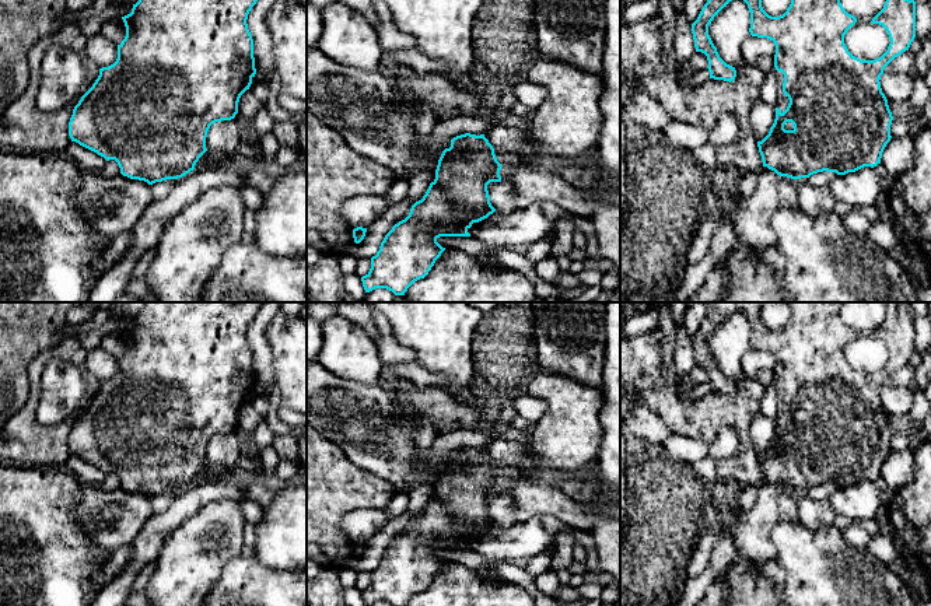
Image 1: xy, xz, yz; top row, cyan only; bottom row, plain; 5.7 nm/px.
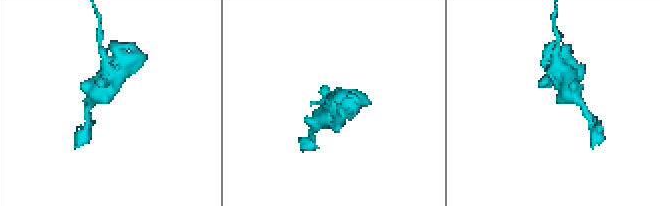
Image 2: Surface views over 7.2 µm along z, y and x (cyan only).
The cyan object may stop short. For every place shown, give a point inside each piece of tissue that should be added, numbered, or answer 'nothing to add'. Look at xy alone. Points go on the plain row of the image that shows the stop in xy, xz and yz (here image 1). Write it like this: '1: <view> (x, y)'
nothing to add

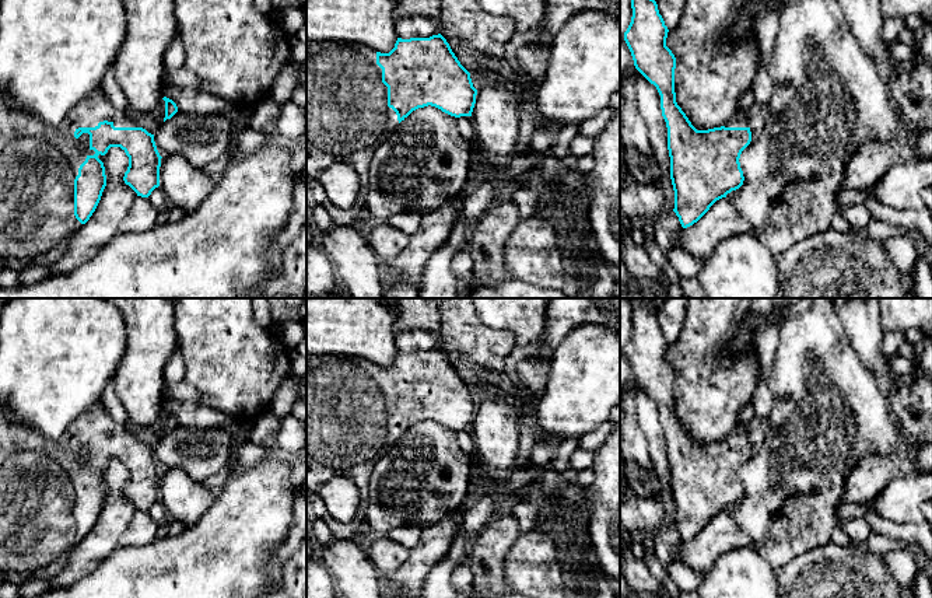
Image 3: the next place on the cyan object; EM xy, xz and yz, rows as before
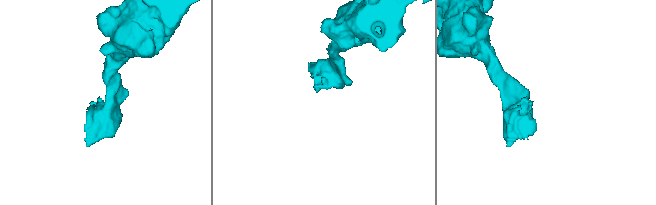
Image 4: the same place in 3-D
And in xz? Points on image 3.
1: xz (347, 430)

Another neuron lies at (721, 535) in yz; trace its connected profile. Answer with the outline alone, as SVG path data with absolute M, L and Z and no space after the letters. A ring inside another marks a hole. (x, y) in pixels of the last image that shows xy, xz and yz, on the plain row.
M722 511L697 536L682 542L672 563L684 563L705 574L722 553L750 545L750 536L736 527L726 511Z

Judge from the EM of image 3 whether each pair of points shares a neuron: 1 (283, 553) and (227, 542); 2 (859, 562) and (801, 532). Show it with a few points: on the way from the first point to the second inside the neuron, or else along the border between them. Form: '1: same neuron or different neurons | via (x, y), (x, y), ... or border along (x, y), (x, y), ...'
1: different neurons | border along (291, 524), (287, 538), (272, 556), (270, 583)
2: different neurons | border along (829, 541), (794, 556)

